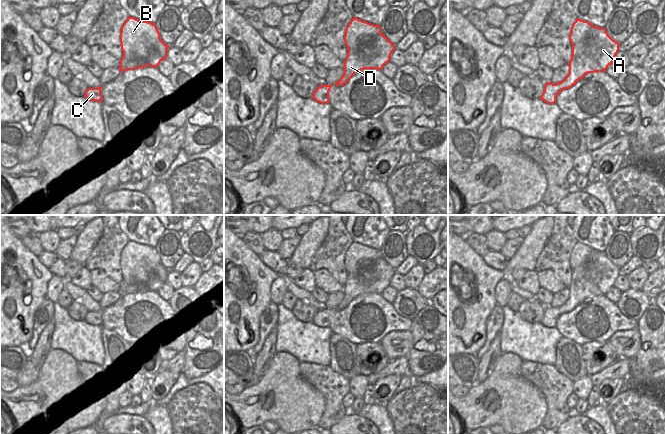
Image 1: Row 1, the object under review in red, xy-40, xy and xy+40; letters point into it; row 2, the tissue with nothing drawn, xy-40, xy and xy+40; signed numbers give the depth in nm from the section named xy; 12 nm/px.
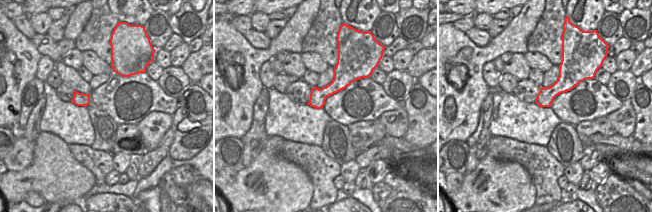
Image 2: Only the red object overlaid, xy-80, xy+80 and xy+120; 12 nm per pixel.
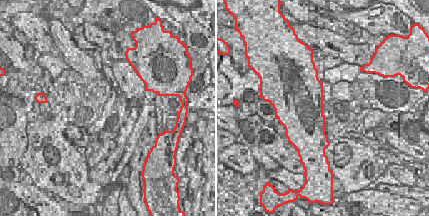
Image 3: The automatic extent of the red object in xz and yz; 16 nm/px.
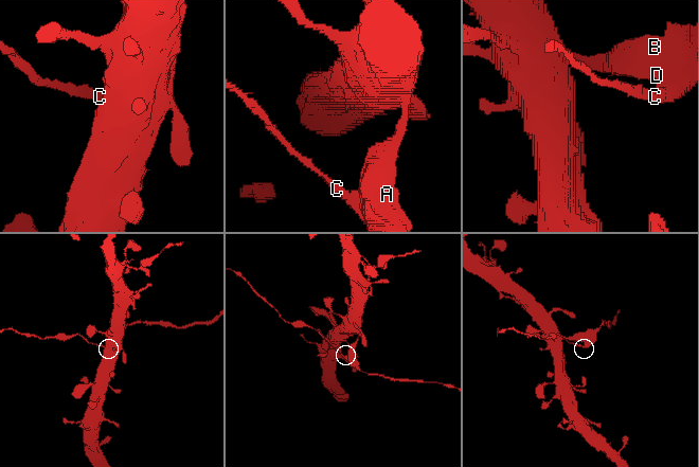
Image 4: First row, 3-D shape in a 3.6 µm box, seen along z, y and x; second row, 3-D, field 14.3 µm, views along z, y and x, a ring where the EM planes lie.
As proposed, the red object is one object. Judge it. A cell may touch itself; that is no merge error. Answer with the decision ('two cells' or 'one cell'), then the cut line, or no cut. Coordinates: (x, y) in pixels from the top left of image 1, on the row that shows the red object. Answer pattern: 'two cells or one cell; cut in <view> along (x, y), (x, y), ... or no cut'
two cells; cut in xy-40 along (160, 39), (144, 60), (126, 60), (123, 57)

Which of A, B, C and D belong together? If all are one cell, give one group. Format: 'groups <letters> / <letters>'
groups A C D / B

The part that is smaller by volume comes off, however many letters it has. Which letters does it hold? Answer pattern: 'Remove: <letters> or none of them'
Remove: A, C, D

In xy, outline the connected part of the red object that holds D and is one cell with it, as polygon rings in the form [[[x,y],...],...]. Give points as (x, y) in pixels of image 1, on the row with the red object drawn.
[[[382,33],[364,37],[355,49],[348,49],[344,74],[334,85],[343,86],[355,73],[364,69],[382,70],[394,50],[395,45]]]

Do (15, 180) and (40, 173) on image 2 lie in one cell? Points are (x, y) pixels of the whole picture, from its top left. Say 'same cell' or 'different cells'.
same cell

